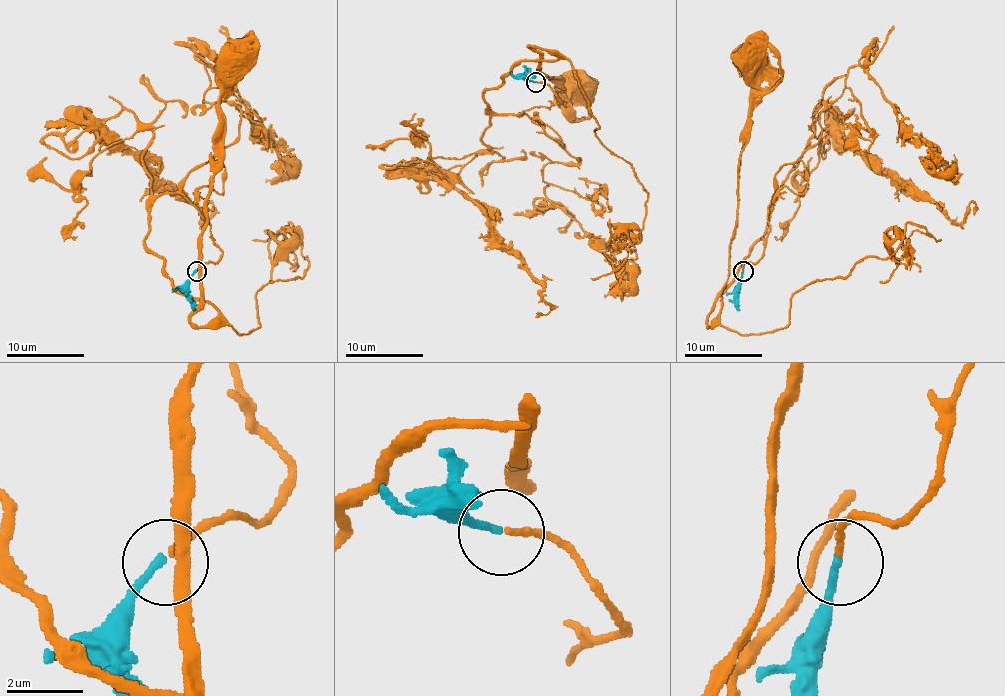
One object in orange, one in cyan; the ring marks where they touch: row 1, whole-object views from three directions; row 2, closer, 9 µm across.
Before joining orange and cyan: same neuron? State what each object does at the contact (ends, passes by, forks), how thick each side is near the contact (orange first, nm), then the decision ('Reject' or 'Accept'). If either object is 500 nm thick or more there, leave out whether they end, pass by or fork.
At the ring orange ends. At the ring cyan ends. Thickness 170 nm (orange) against 190 nm. Accept

